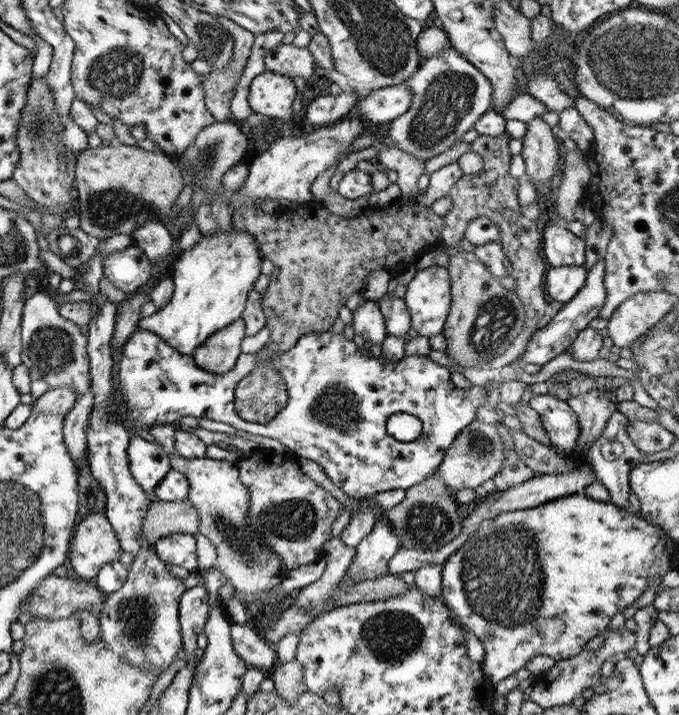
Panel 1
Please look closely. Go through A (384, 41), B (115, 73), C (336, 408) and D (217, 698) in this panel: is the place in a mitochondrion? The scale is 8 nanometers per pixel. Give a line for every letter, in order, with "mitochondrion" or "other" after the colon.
A: mitochondrion
B: mitochondrion
C: mitochondrion
D: other

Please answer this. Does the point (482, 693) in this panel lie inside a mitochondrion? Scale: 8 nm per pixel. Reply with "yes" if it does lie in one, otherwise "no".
no

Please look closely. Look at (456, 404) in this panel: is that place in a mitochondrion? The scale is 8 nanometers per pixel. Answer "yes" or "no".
no

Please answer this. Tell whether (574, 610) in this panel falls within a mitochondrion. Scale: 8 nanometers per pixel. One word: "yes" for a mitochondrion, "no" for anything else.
no

